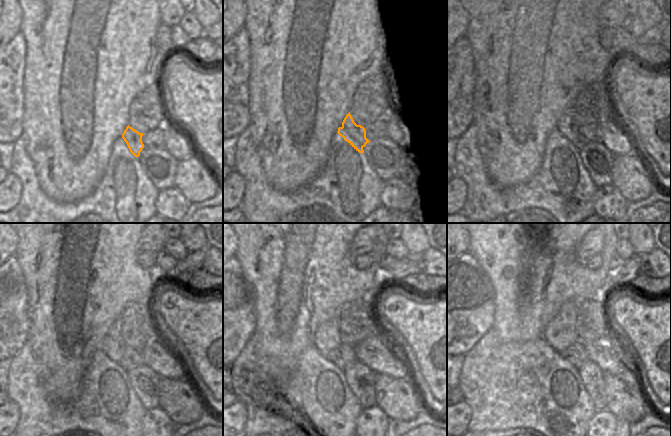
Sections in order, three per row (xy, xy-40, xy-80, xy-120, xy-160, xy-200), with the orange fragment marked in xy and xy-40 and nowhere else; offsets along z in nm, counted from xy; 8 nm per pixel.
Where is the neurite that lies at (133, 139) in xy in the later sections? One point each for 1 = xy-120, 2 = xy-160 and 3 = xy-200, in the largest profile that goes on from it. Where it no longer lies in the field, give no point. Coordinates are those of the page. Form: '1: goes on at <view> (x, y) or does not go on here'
1: goes on at xy-120 (112, 345)
2: goes on at xy-160 (327, 340)
3: goes on at xy-200 (557, 333)

